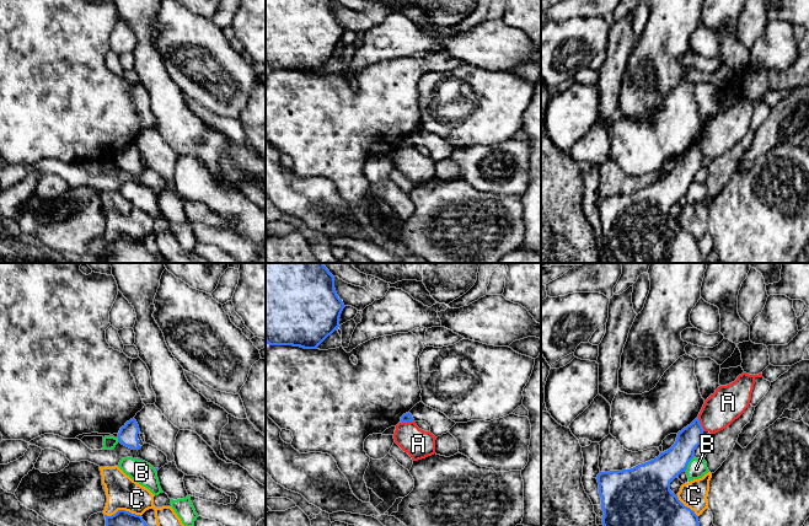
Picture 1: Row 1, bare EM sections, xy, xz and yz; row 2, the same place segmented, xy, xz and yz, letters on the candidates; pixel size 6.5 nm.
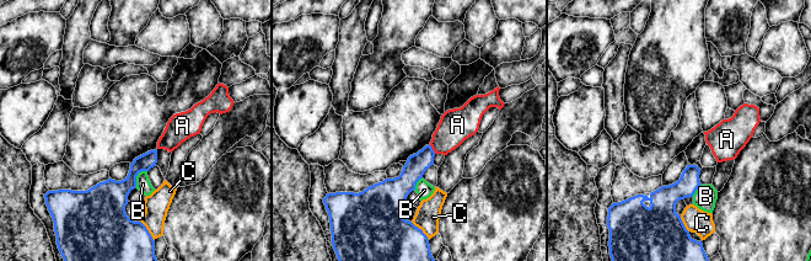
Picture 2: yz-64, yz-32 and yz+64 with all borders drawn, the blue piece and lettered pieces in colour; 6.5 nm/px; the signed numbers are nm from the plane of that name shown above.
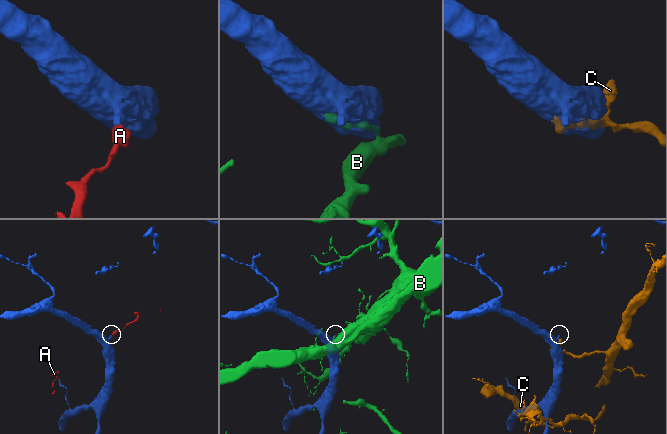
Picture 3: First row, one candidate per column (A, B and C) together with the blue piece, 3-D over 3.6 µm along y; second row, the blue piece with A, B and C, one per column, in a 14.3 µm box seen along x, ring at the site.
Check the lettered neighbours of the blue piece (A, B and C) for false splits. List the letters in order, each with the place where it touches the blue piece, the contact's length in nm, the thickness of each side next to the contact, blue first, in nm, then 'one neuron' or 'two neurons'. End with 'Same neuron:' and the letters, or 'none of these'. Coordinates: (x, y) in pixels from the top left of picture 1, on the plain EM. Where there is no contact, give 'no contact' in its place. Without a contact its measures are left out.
A: xz (407, 146) | 90 nm | 60/190 nm | two neurons
B: yz (687, 188) | 110 nm | 240/130 nm | two neurons
C: xy (123, 235) | 240 nm | 320/220 nm | two neurons
Same neuron: none of these

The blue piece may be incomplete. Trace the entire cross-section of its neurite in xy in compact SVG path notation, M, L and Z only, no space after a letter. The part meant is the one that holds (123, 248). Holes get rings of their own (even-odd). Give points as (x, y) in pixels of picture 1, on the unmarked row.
M118 235L106 242L106 253L96 259L96 263L171 263L159 252L151 254L140 240L125 235Z

